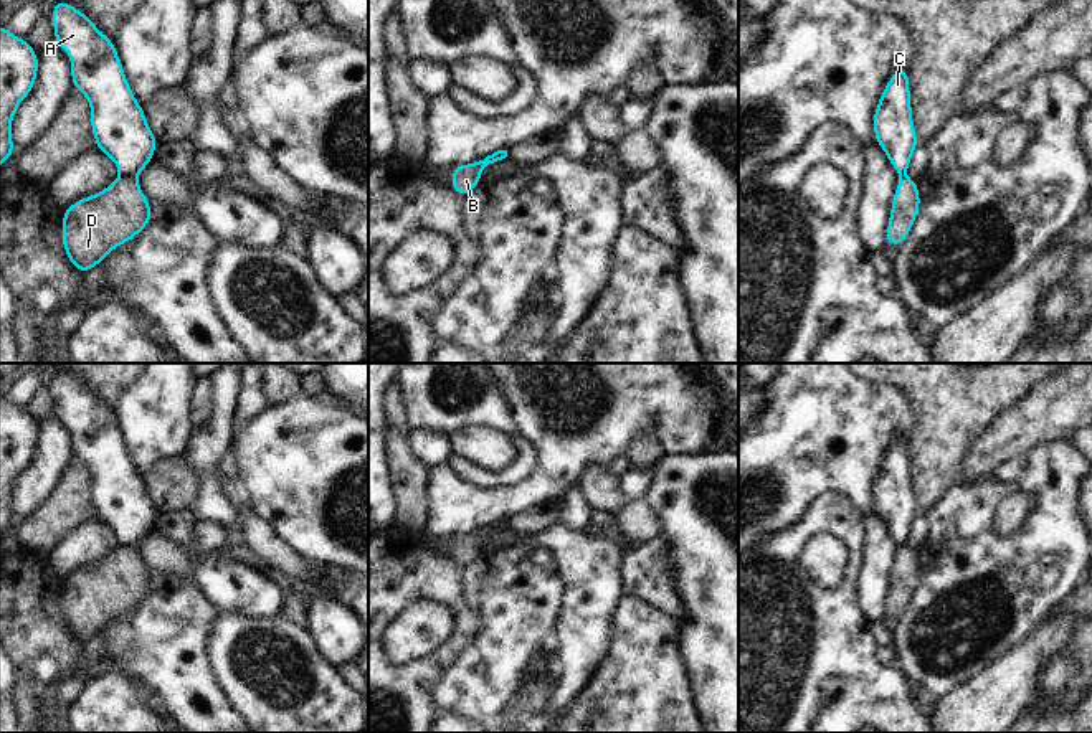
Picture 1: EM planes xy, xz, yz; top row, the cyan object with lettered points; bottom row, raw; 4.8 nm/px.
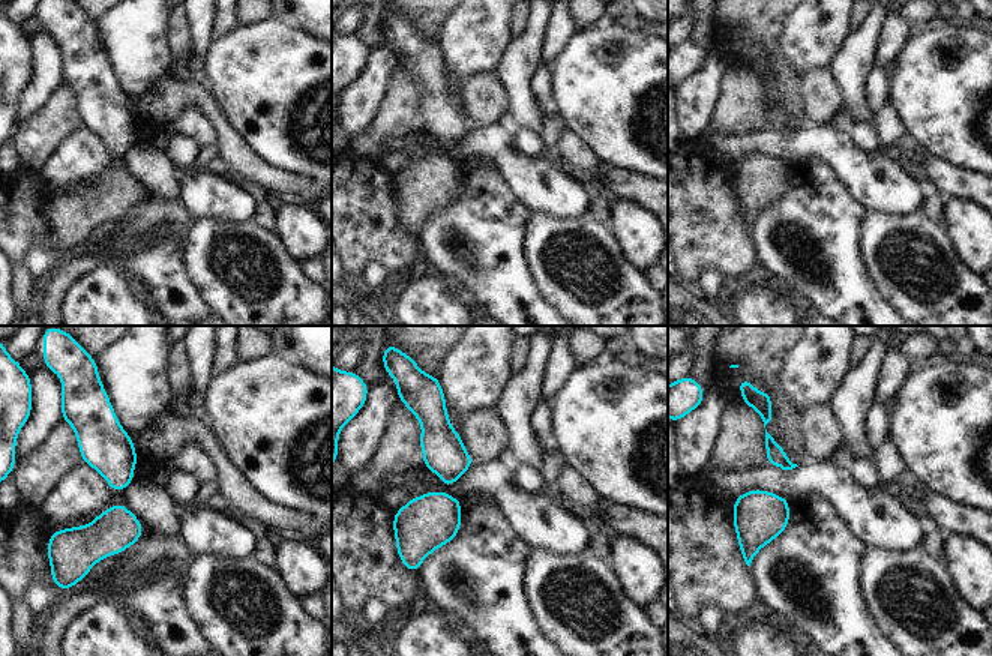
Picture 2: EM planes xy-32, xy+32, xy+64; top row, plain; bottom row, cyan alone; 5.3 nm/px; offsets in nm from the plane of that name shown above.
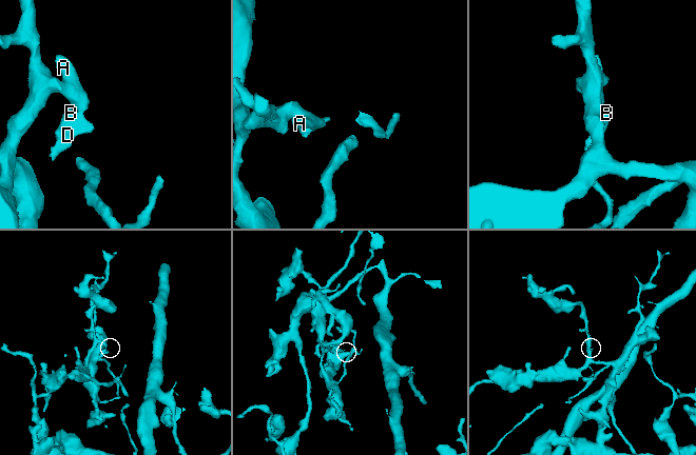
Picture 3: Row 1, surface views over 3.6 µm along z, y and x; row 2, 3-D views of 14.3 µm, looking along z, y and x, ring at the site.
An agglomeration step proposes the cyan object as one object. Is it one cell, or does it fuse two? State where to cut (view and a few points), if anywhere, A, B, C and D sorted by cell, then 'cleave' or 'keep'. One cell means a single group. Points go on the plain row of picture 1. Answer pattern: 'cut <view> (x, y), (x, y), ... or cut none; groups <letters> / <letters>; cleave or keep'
cut xy (121, 545), (132, 545), (136, 548); groups A C / B D; cleave

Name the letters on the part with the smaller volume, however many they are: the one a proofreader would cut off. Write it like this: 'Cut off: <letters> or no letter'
Cut off: B, D

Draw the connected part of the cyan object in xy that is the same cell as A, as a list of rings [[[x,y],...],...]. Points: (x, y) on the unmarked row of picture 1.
[[[59,366],[53,375],[55,411],[71,428],[71,451],[91,474],[96,518],[117,535],[121,546],[135,546],[154,527],[157,508],[147,495],[124,446],[112,409]]]

